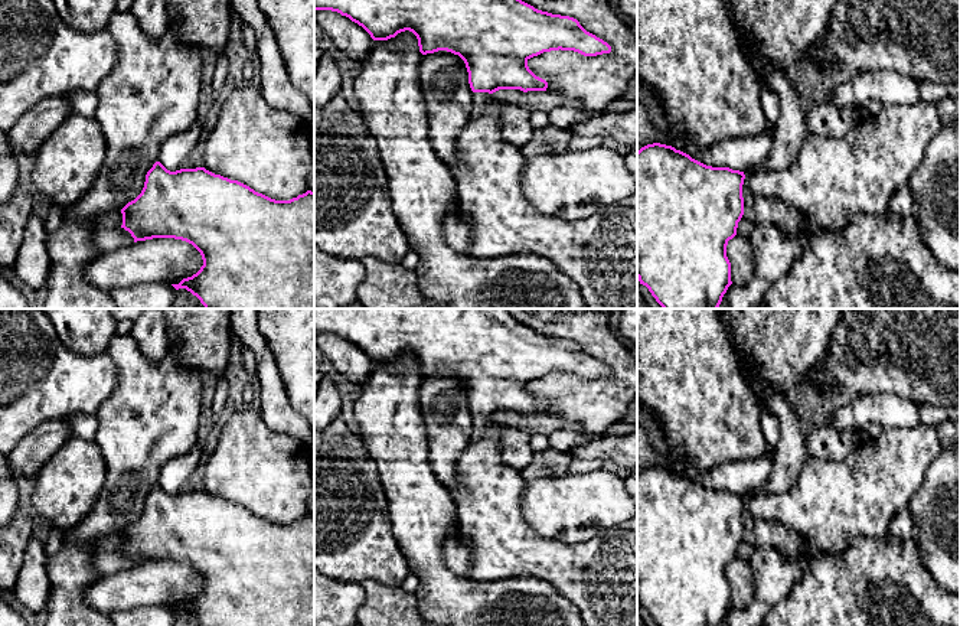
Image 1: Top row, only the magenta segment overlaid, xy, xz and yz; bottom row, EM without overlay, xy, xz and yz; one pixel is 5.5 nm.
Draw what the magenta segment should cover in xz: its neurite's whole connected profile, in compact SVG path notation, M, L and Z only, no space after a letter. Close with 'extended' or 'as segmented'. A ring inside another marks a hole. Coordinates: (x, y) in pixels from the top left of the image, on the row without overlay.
M314 309L314 333L332 333L349 340L352 345L362 349L373 363L388 363L391 361L395 361L401 355L409 353L417 359L419 375L422 378L434 376L438 374L447 374L458 378L466 387L468 395L468 407L473 414L474 428L471 443L476 443L483 437L487 424L492 421L492 417L499 413L520 413L523 415L546 414L548 405L536 400L528 389L528 384L533 379L559 372L574 374L584 379L597 379L611 375L611 369L607 365L587 355L577 342L538 333L533 329L517 322L506 309Z; extended

